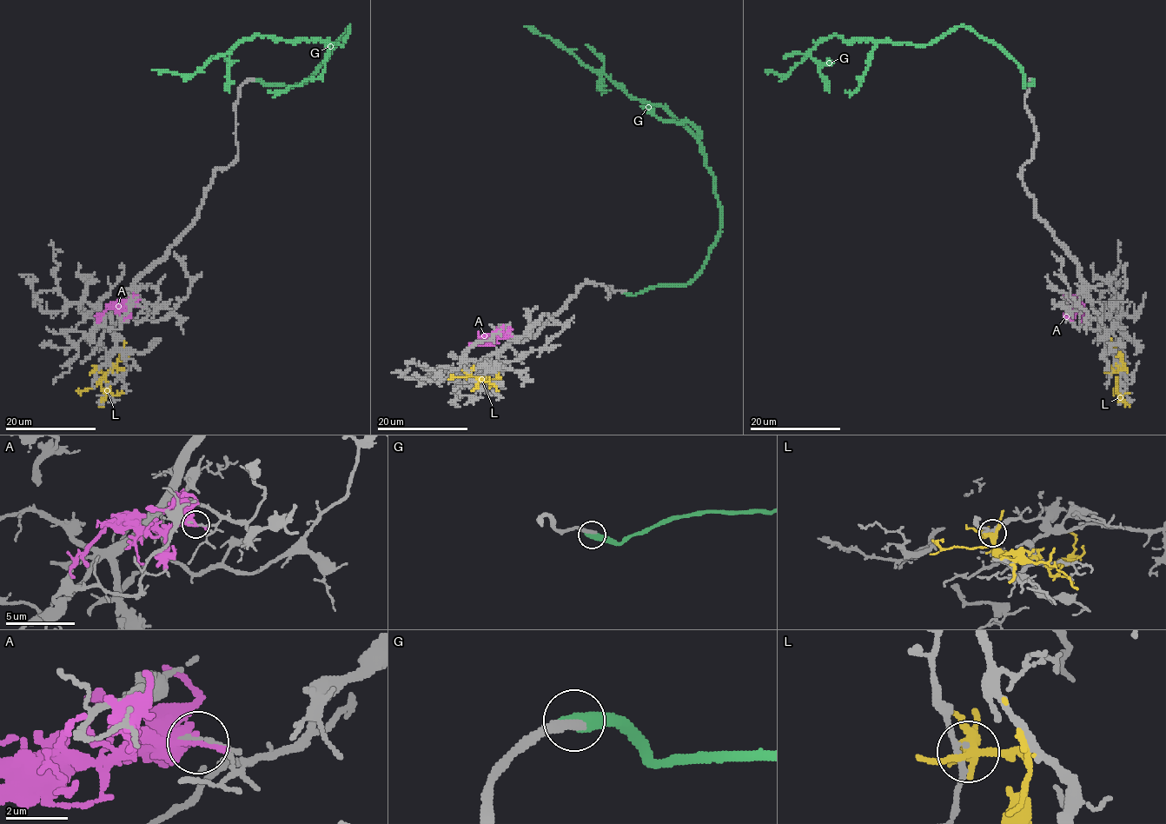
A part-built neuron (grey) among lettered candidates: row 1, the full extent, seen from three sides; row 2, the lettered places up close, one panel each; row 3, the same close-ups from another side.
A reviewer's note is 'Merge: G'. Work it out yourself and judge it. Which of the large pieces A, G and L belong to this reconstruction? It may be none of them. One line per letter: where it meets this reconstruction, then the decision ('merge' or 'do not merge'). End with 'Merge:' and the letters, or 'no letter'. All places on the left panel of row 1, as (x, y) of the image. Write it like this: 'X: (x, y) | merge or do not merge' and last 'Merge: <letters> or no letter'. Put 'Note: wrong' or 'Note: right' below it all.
A: (138, 305) | do not merge
G: (252, 78) | merge
L: (97, 372) | do not merge
Merge: G
Note: right

